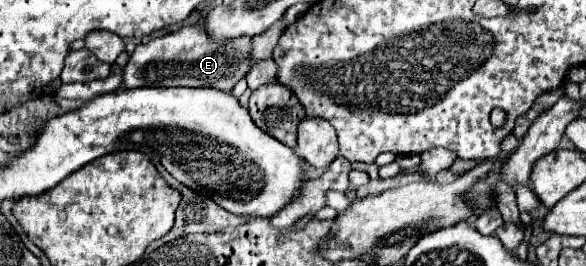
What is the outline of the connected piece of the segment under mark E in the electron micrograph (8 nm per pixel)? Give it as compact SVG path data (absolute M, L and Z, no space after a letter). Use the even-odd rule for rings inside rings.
M201 25L183 27L175 33L151 39L135 47L129 63L123 67L121 87L213 87L219 91L231 91L237 81L245 79L255 59L251 57L253 39L241 35L241 39L225 39L225 43L213 43Z

